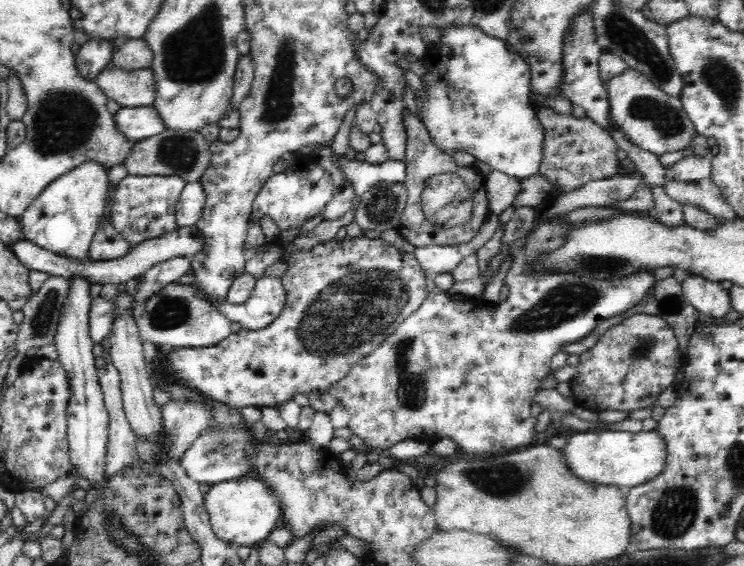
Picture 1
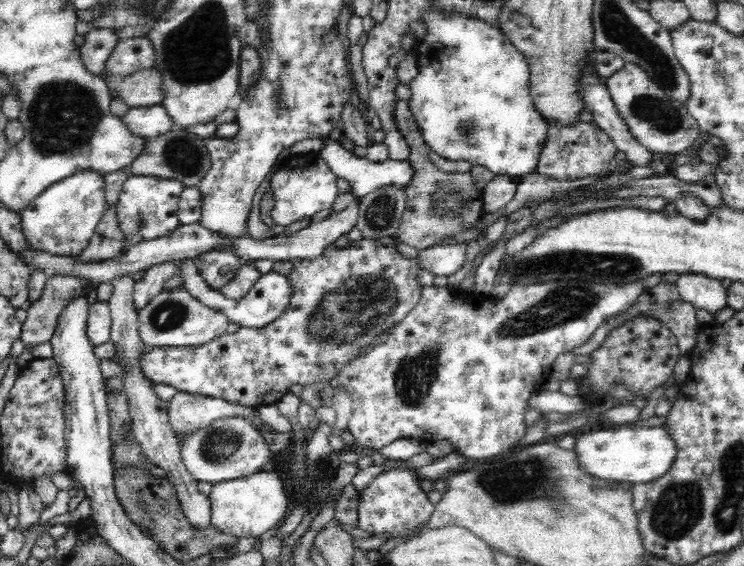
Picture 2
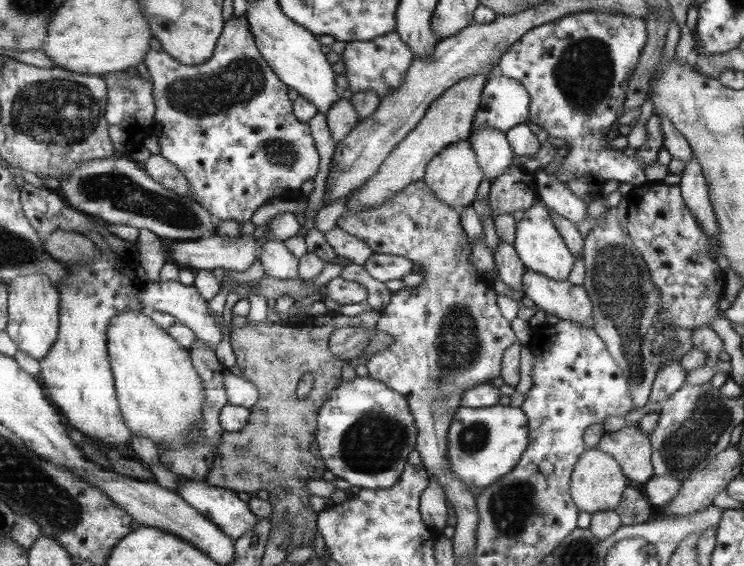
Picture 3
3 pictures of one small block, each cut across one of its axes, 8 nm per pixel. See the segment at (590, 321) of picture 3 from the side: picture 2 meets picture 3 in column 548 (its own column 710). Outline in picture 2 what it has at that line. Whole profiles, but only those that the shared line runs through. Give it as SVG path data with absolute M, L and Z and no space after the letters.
M681 273L676 281L681 298L713 316L727 308L727 290L720 280L699 273Z

